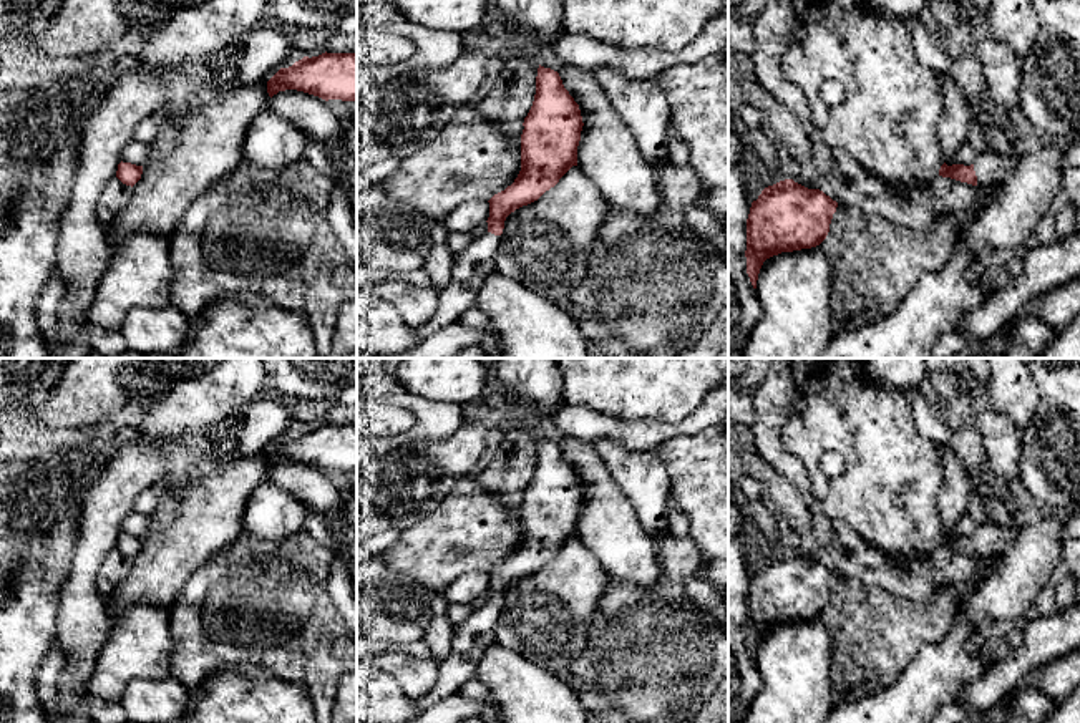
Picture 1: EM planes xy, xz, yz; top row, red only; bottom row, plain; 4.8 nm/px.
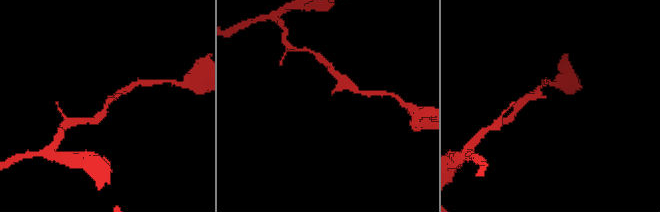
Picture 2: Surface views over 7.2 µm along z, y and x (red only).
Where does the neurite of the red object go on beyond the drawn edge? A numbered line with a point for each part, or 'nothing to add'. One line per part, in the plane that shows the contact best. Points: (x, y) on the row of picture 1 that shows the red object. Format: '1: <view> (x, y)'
1: yz (989, 168)

